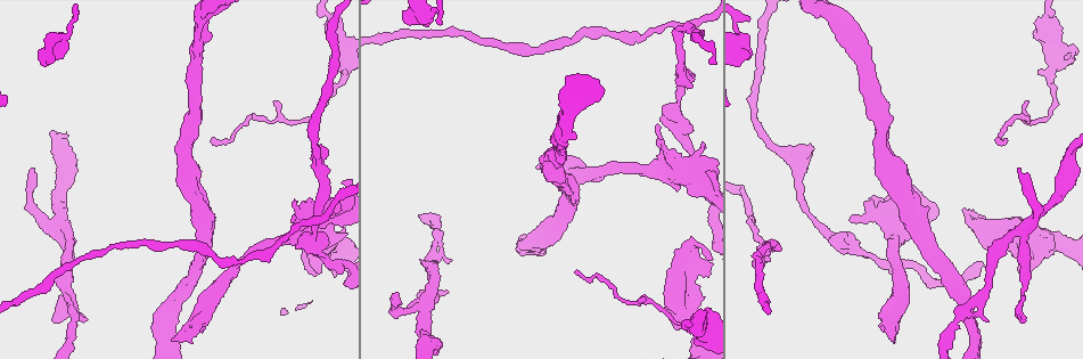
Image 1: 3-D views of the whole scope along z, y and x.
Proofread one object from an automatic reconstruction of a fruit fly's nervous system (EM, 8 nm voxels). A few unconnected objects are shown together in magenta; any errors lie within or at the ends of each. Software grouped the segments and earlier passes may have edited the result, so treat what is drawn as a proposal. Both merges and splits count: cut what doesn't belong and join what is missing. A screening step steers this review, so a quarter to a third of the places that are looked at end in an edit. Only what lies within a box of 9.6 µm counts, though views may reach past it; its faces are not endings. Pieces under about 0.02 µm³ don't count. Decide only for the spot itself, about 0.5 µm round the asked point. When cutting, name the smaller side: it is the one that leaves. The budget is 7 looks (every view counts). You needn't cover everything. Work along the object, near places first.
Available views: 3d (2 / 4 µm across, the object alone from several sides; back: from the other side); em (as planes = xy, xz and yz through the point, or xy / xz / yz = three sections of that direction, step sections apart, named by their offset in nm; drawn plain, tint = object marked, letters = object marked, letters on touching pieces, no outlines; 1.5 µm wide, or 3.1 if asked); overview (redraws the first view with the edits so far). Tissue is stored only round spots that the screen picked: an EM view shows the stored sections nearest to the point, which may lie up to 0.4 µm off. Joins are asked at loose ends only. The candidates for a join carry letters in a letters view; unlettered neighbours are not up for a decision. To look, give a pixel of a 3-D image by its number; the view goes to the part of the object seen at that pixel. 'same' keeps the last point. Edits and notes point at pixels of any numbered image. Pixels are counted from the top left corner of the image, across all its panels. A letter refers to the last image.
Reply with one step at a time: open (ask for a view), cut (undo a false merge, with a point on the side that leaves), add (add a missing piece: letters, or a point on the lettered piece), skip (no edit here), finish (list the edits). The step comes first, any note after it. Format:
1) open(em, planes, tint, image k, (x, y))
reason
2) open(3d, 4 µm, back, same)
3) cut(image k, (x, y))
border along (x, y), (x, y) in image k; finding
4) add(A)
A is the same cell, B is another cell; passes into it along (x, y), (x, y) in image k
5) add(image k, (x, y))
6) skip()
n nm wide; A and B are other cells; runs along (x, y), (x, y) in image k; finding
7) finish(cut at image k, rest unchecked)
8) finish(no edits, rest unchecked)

open(em, yz, step 4, letters, image 1, (330, 56))
branch stops here

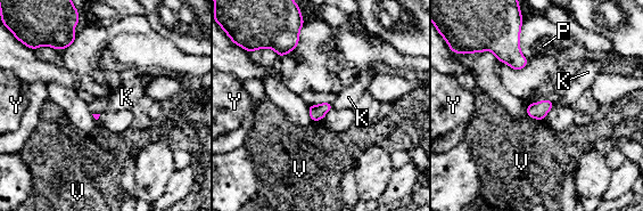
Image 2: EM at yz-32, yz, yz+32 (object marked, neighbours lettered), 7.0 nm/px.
skip()
K, P, V and Y are other cells; border along (330, 103), (332, 107) in image 2; no lettered piece goes on from it

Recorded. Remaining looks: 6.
open(em, planes, letters, image 1, (425, 298))
sharp bend

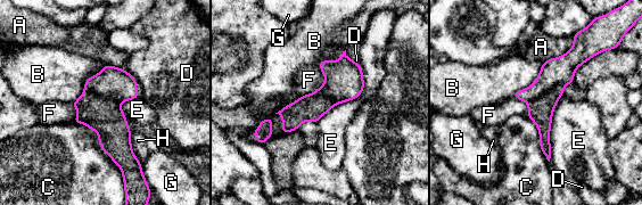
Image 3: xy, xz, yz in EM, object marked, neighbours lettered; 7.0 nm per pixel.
cut(image 3, (540, 111))
A, B, C, D, E, F, G and H are other cells; two neurons meet here

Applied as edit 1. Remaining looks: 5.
finish(cut at image 3, rest unchecked)

